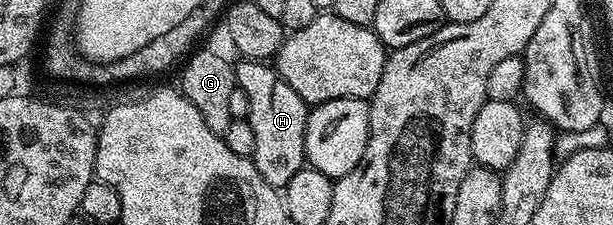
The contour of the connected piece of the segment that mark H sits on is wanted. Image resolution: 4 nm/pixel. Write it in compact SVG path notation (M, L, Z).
M239 60L234 63L234 68L237 89L245 92L245 96L249 96L249 112L245 120L253 128L253 136L255 136L253 161L257 172L261 172L261 180L265 180L265 184L276 188L286 188L289 180L293 180L293 176L297 176L297 172L305 169L307 161L305 128L309 113L308 103L303 102L301 96L297 96L297 92L293 92L293 88L289 88L289 84L285 84L285 80L275 70L274 65L267 62Z

